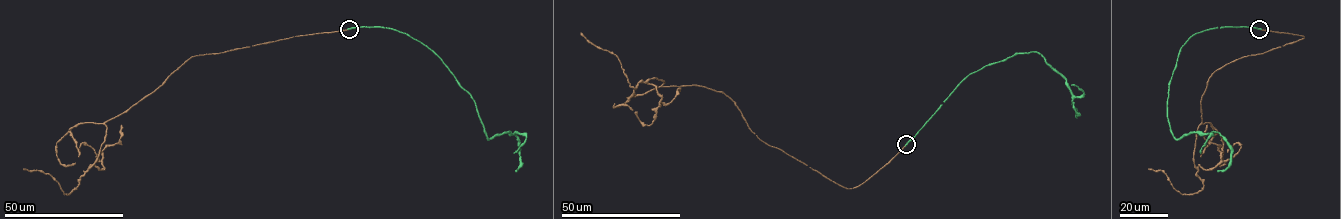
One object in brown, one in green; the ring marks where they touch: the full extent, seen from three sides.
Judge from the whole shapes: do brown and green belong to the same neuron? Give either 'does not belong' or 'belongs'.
does not belong

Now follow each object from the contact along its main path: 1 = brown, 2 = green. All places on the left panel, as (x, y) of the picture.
1: (349, 29), (191, 57), (105, 123), (97, 159), (69, 194), (49, 174), (23, 169)
2: (349, 28), (393, 28), (429, 48), (470, 95), (488, 138), (514, 132), (520, 150), (520, 166), (515, 172)

